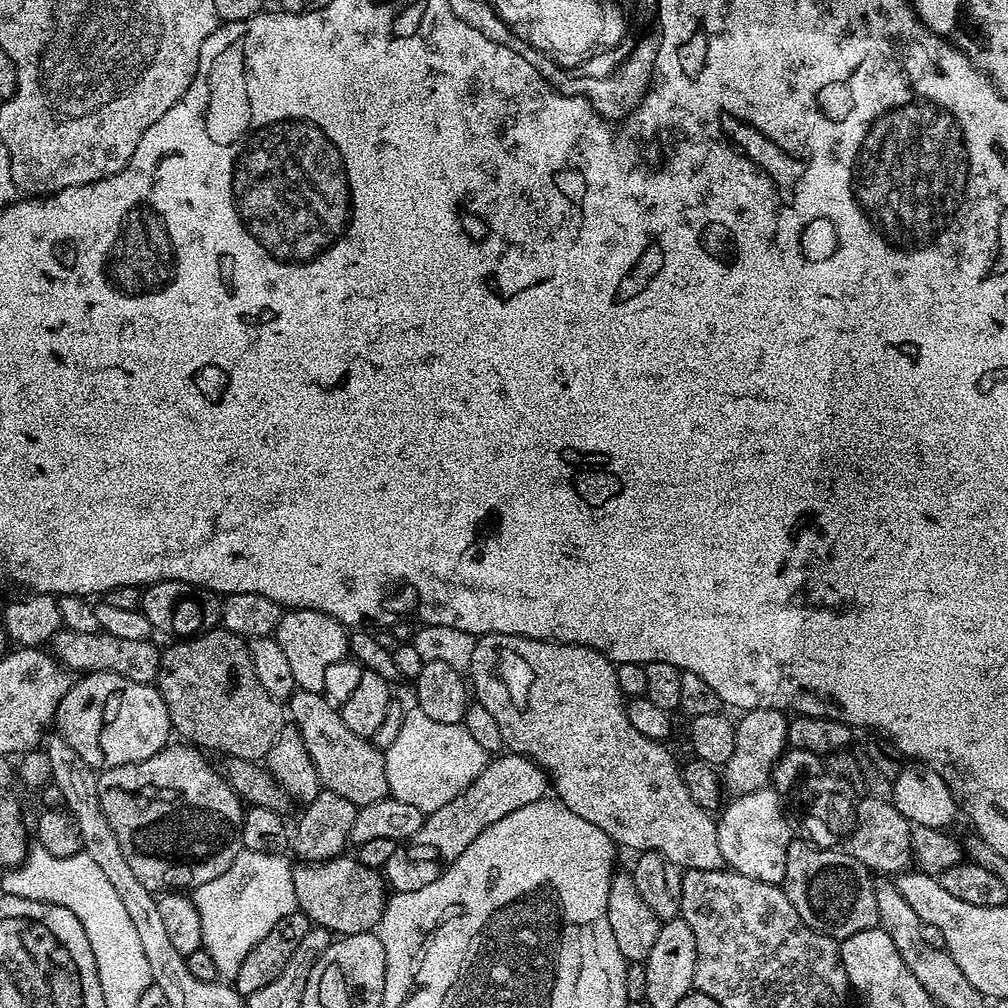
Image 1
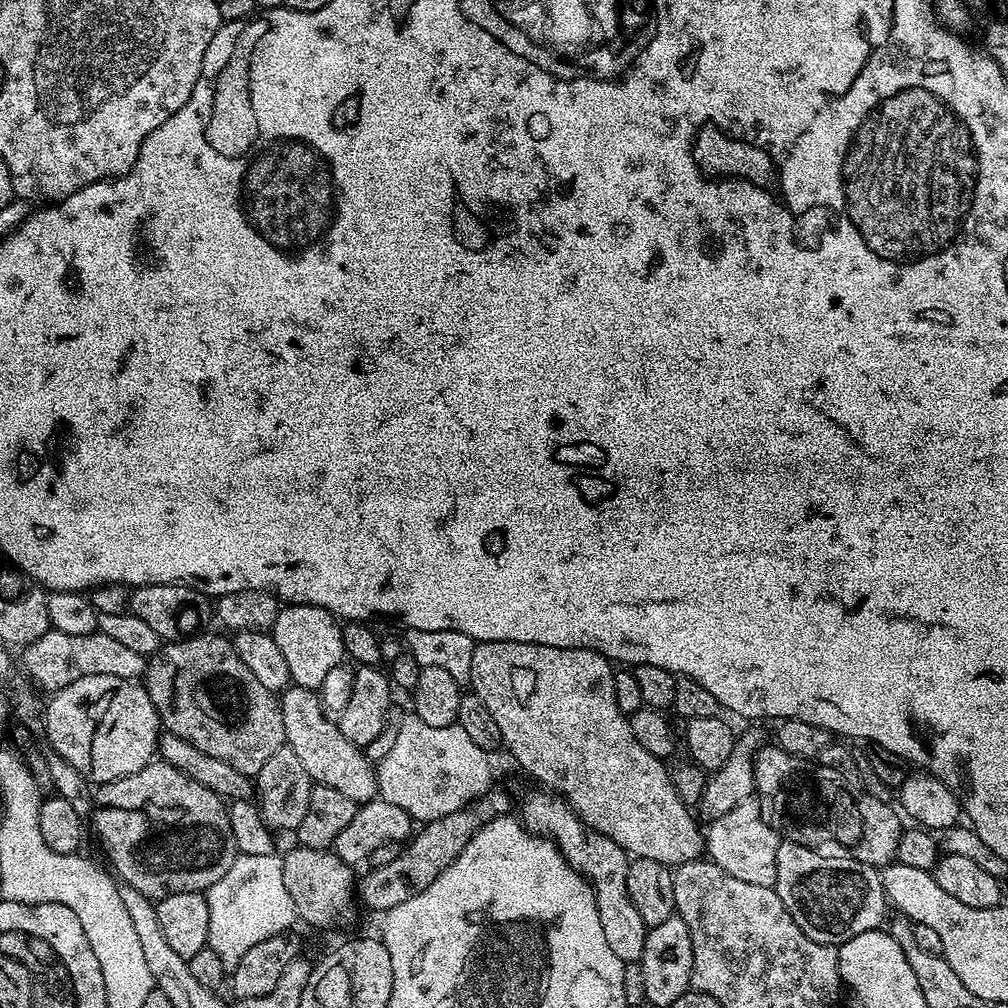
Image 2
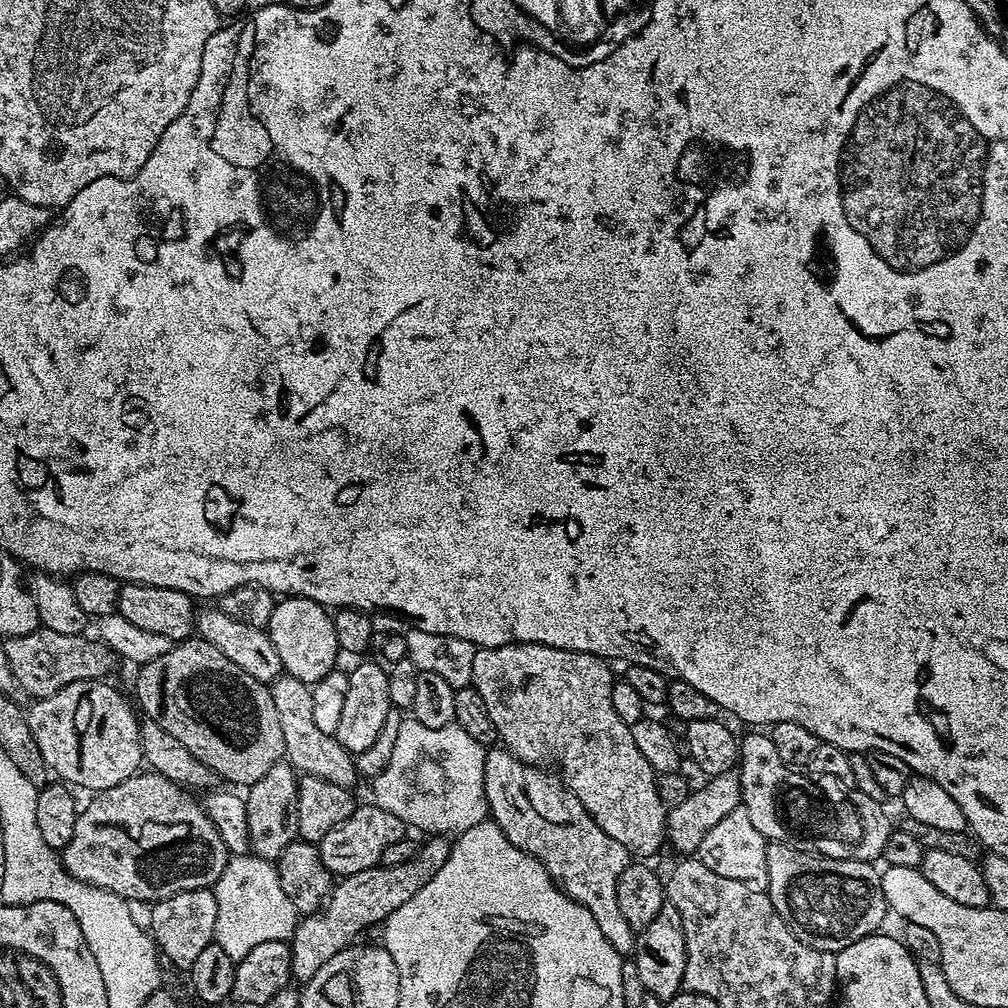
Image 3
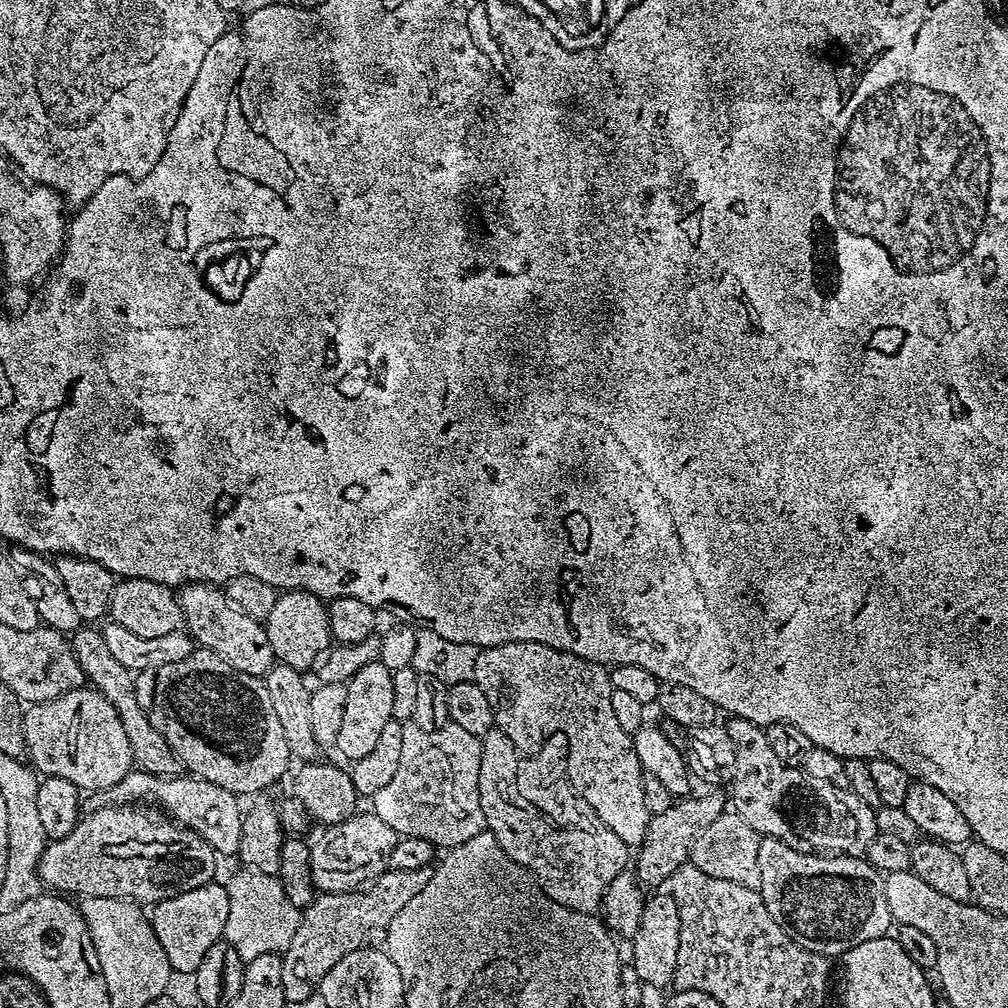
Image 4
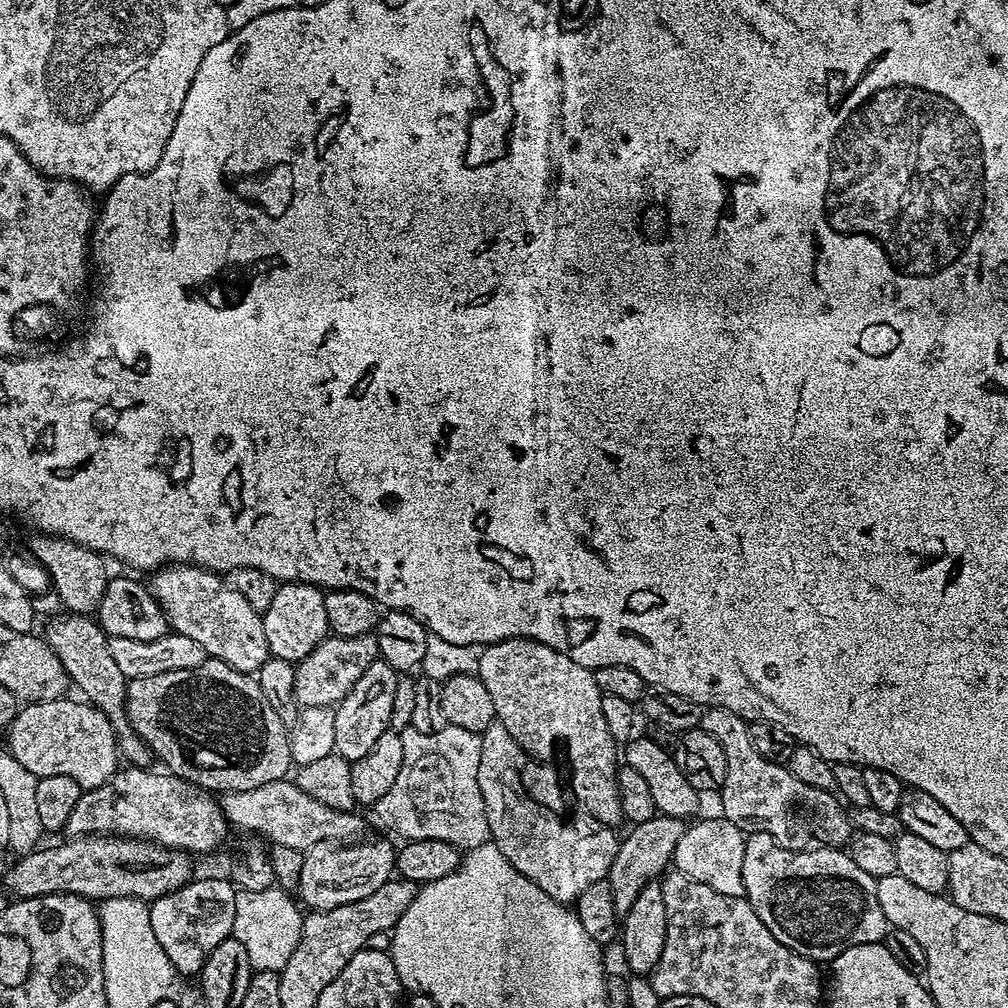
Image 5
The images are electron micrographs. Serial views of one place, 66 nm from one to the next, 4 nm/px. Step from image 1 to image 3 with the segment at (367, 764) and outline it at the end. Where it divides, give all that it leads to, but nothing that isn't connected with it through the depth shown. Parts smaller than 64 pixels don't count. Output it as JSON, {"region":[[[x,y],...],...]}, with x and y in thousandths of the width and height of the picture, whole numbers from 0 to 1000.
{"region":[[[279,669],[275,675],[270,676],[268,682],[272,692],[272,704],[276,704],[276,716],[280,716],[280,732],[285,757],[289,758],[295,767],[314,770],[323,776],[331,776],[331,780],[348,783],[349,777],[355,774],[350,747],[343,745],[333,735],[332,730],[319,728],[319,724],[312,720],[309,682],[285,669]]]}

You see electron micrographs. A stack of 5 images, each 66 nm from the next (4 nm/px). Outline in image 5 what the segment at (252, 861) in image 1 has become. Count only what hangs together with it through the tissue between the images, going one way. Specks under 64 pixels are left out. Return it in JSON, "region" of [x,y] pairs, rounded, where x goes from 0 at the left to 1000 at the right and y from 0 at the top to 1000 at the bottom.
{"region":[[[239,884],[234,890],[234,909],[230,915],[230,929],[244,942],[246,953],[256,964],[278,965],[288,952],[288,946],[298,934],[298,918],[300,905],[293,896],[289,897],[282,889],[274,889],[270,893],[270,901],[274,904],[274,913],[266,909],[261,913],[262,904],[266,901],[267,890],[260,885]]]}

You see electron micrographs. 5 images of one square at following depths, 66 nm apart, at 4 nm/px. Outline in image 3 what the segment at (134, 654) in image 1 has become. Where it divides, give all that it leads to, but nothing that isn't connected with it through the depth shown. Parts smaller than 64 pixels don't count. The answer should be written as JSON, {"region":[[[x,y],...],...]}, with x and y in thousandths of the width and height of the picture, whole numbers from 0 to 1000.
{"region":[[[41,622],[25,631],[11,632],[4,643],[22,685],[30,692],[37,693],[49,691],[75,676],[104,674],[117,659],[115,649],[98,634],[91,635],[86,630],[59,629]]]}

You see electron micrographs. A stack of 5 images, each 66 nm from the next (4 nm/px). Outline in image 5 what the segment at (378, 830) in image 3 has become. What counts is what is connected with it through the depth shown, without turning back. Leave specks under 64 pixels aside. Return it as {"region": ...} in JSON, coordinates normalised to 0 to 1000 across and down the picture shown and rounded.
{"region":[[[365,833],[360,835],[341,835],[334,839],[329,835],[313,837],[301,846],[302,854],[298,860],[297,896],[303,902],[318,905],[331,899],[341,899],[347,895],[355,895],[355,891],[363,891],[363,887],[371,887],[373,878],[381,876],[390,868],[393,860],[393,841],[385,833]]]}

